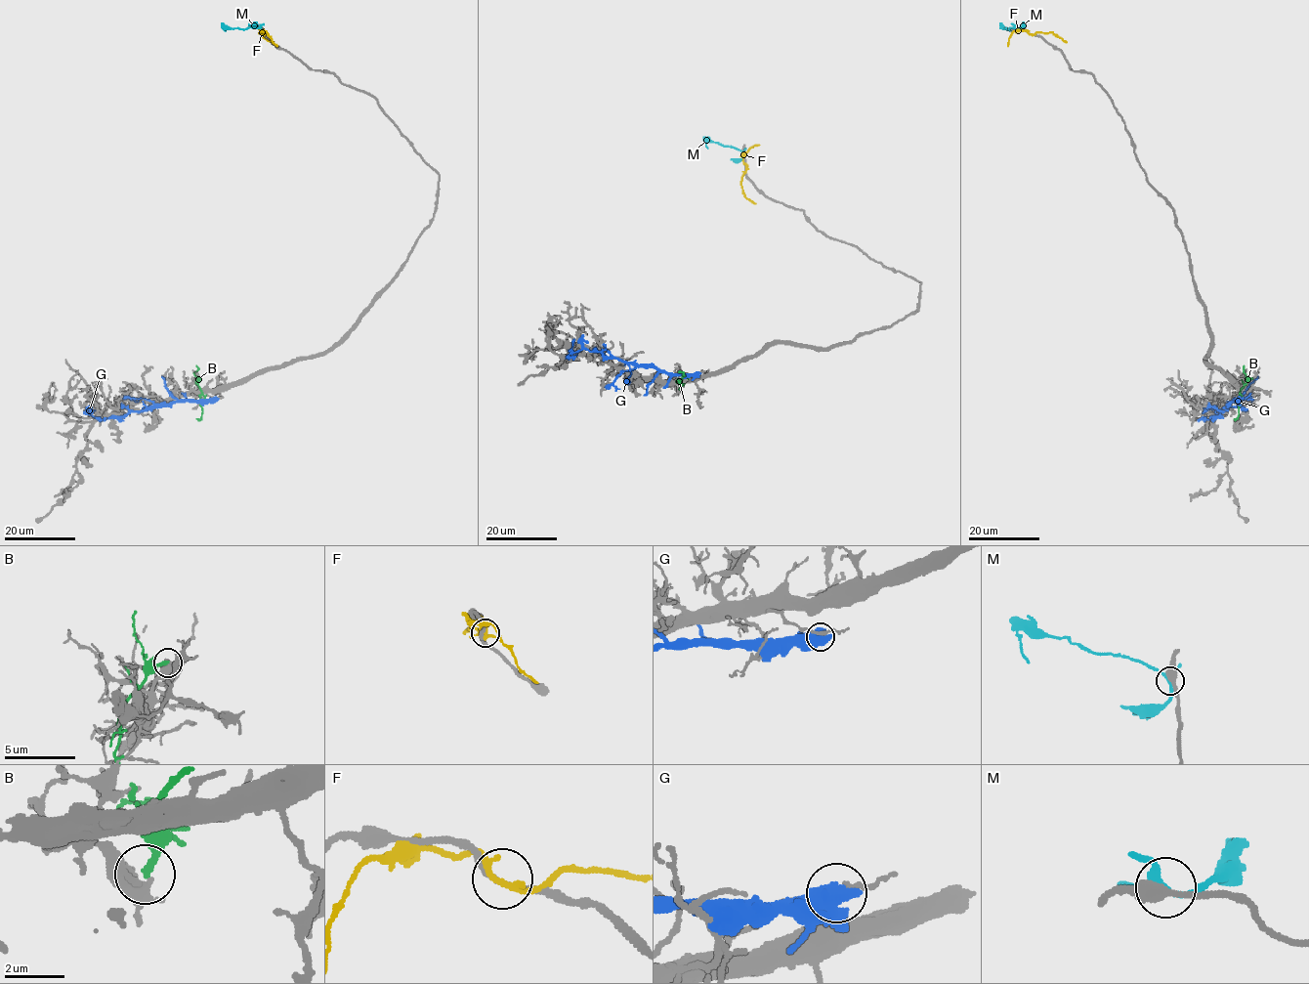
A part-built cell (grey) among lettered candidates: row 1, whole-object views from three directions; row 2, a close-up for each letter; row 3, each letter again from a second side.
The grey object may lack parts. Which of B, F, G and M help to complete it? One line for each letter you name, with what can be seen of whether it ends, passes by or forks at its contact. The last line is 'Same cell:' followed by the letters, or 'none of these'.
Same cell: none of these

